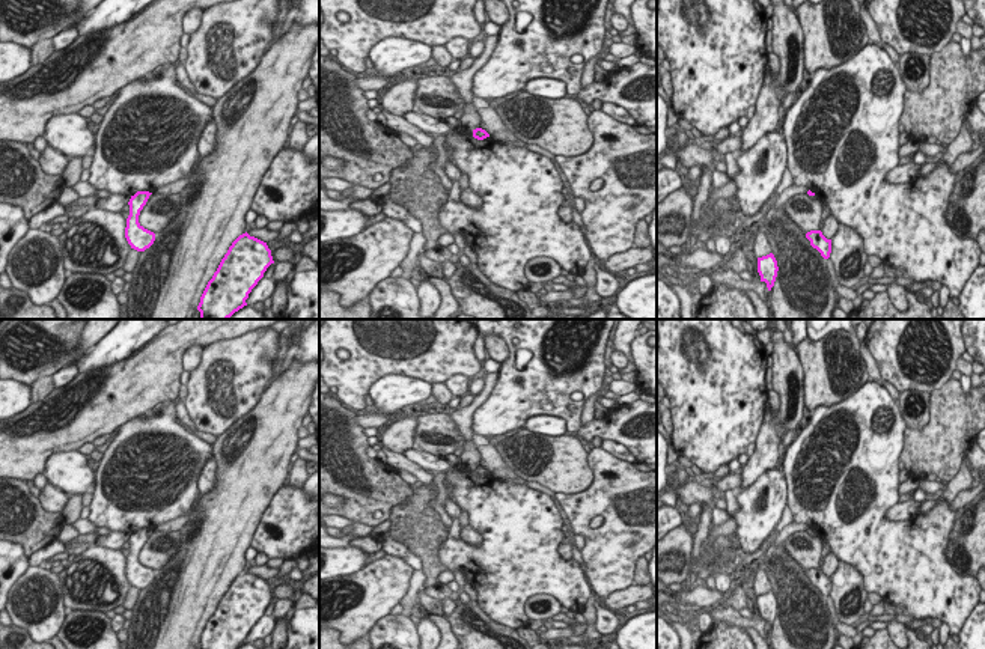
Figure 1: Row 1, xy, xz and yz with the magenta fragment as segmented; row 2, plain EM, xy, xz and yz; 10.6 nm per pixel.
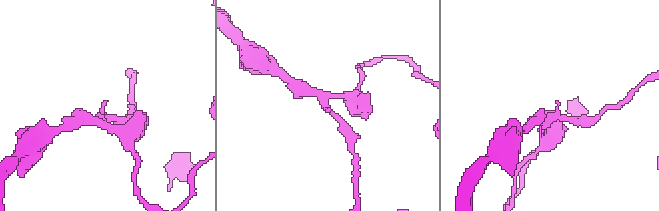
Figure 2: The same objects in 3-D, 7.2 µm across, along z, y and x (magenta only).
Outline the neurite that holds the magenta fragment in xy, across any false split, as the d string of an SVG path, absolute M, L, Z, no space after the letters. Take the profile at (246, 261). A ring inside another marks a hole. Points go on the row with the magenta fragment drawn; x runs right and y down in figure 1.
M247 232L239 235L200 297L200 319L229 319L247 306L249 294L271 264L274 261L267 242Z

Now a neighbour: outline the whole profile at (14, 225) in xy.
M0 202L0 273L8 270L12 248L29 230L29 218L24 208Z

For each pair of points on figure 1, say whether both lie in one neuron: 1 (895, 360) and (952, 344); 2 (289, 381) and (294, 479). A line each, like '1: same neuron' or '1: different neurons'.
1: same neuron
2: different neurons

